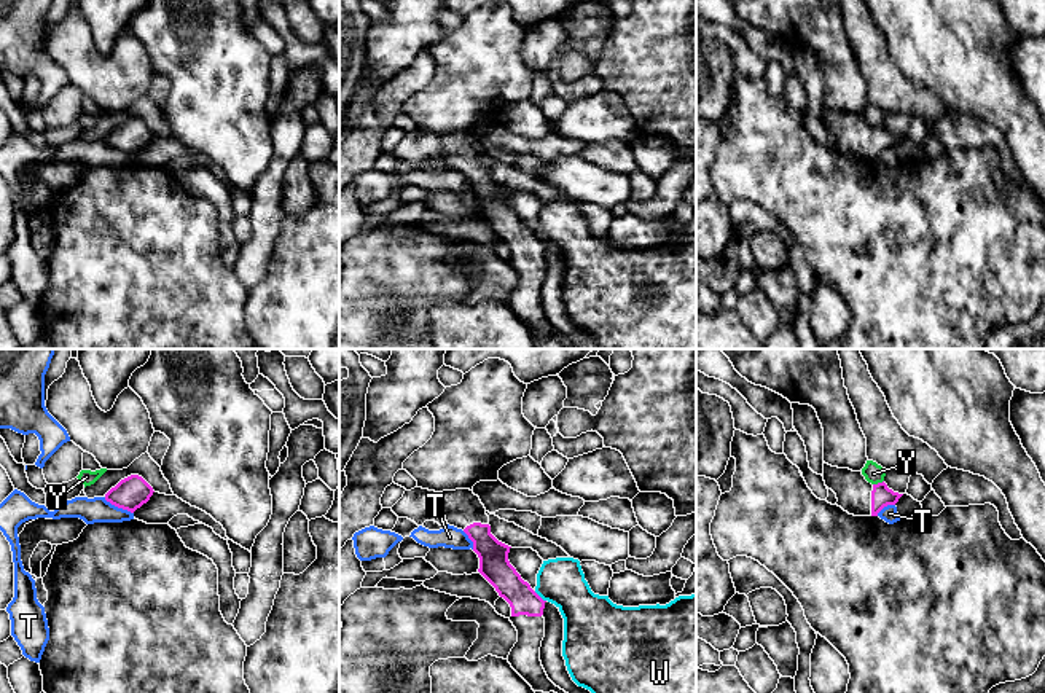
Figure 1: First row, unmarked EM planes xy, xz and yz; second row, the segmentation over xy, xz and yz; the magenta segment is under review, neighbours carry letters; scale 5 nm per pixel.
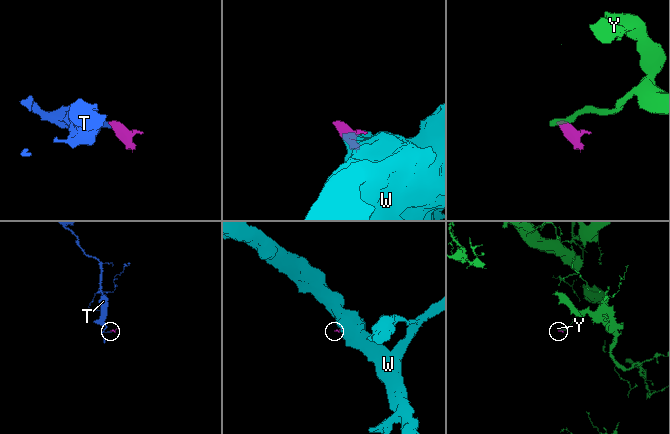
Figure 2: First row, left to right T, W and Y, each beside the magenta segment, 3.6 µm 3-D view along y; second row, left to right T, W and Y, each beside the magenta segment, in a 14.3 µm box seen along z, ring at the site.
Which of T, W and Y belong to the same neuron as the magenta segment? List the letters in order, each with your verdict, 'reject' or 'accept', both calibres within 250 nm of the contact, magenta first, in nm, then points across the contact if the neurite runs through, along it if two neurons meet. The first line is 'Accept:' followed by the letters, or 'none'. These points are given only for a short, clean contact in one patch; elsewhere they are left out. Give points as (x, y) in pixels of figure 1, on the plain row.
Accept: none
T: reject | 160/130 nm | along xy (104, 140), (133, 156)
W: reject | 150/240 nm | along xz (534, 234), (545, 244)
Y: reject | 110/100 nm | along yz (883, 123), (873, 128)

